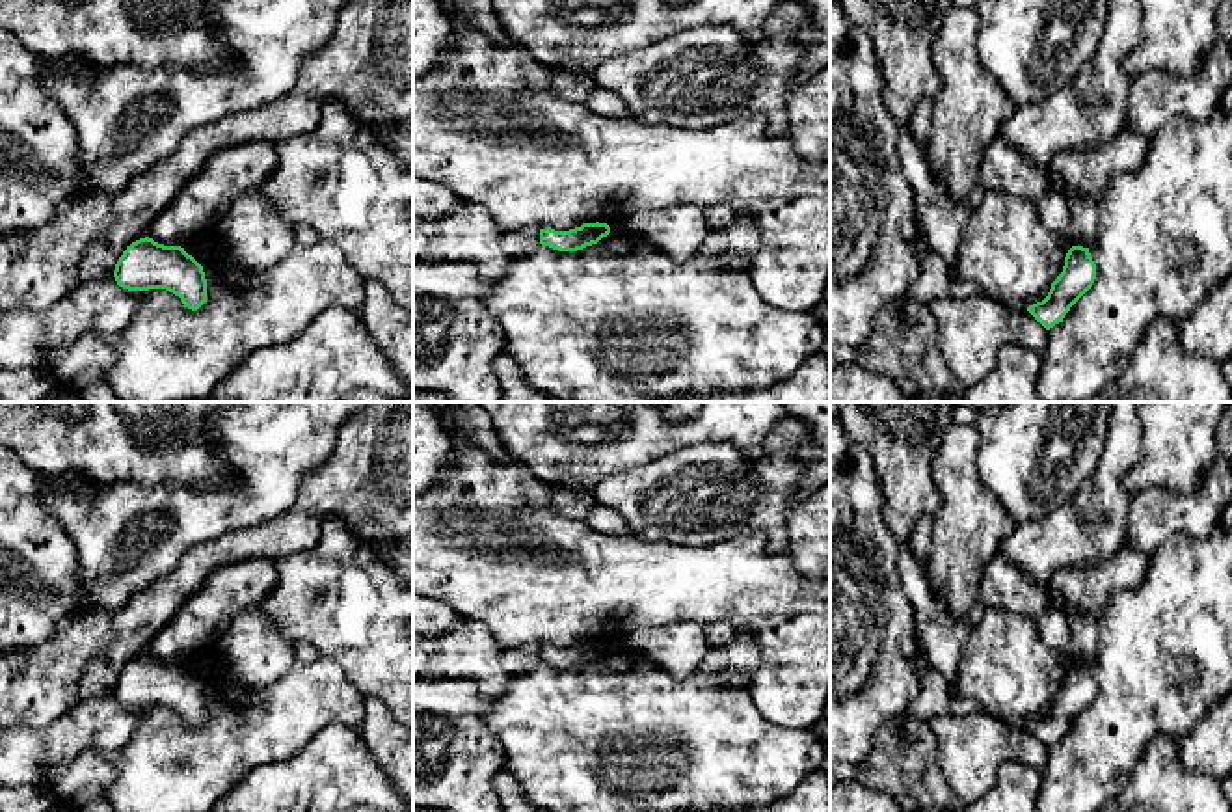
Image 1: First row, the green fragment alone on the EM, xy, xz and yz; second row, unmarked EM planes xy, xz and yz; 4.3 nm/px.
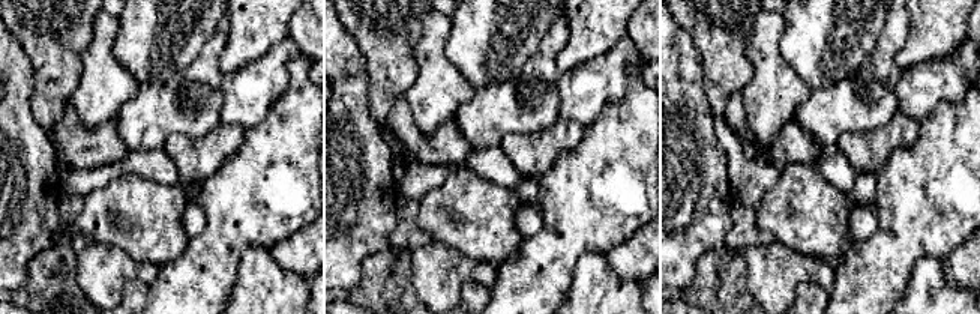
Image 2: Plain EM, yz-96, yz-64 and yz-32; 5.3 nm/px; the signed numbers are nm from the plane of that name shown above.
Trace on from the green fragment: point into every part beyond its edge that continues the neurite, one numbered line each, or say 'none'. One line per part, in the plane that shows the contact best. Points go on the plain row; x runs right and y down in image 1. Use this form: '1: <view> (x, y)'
none

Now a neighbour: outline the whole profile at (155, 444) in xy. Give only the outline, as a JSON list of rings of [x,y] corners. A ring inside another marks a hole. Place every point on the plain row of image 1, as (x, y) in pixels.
[[[0,402],[0,447],[13,451],[41,477],[84,473],[99,484],[134,482],[145,488],[223,488],[231,467],[208,436],[208,415],[236,402]]]

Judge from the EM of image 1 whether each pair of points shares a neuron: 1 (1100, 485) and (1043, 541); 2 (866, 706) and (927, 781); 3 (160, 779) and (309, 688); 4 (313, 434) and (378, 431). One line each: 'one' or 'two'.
1: one
2: two
3: one
4: two

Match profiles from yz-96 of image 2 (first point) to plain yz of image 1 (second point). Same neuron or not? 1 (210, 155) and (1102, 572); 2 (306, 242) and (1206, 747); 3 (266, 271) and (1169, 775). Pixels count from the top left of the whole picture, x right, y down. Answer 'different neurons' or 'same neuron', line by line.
1: same neuron
2: same neuron
3: same neuron

